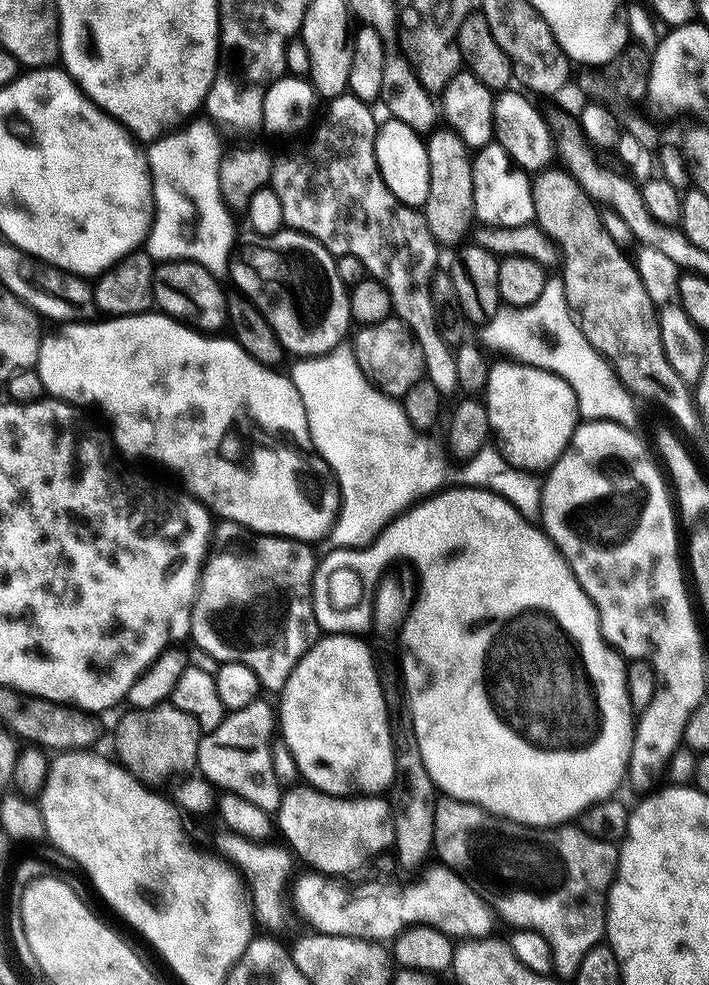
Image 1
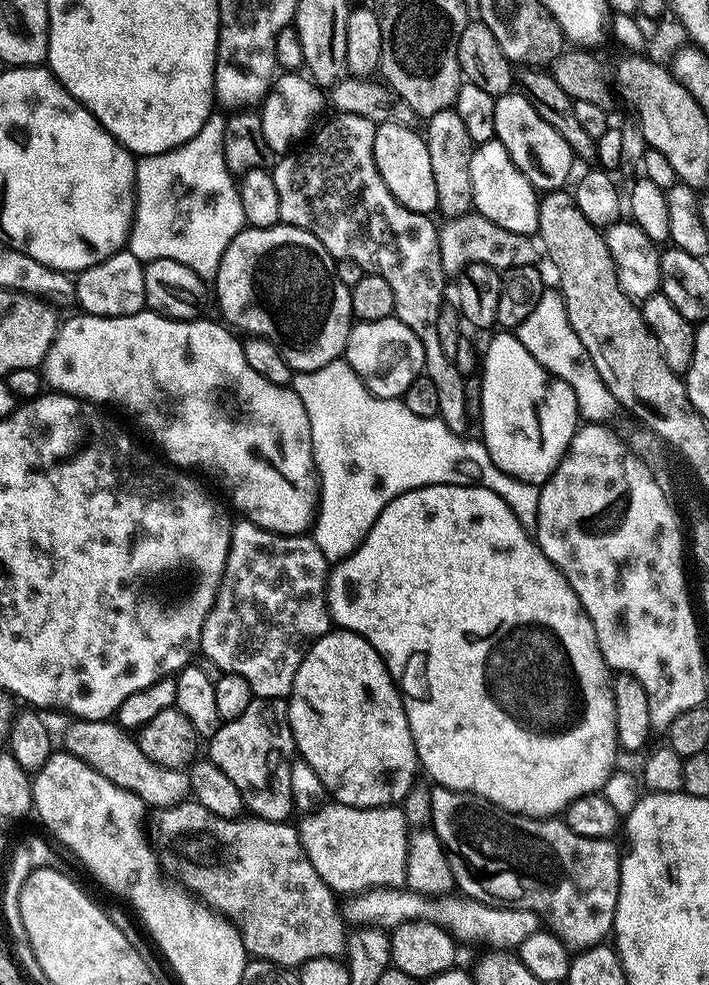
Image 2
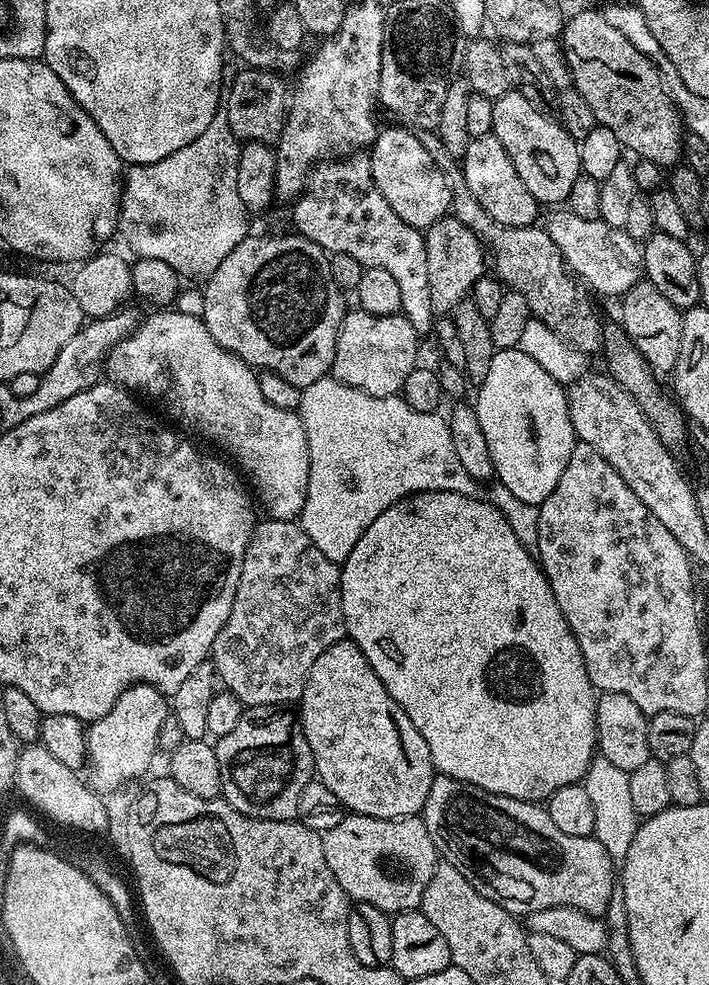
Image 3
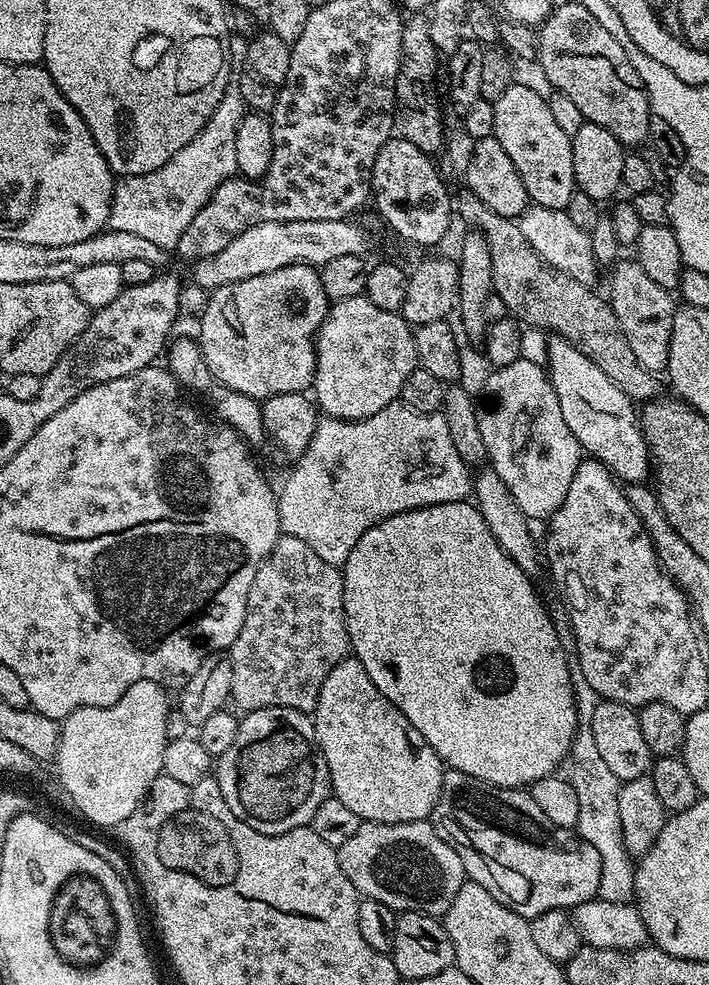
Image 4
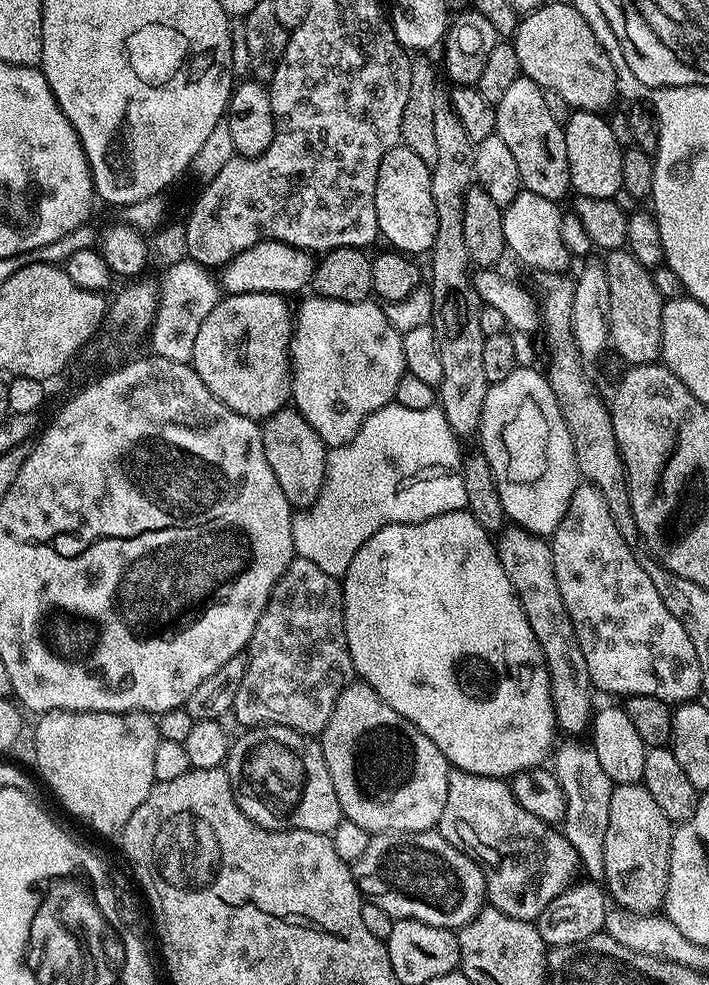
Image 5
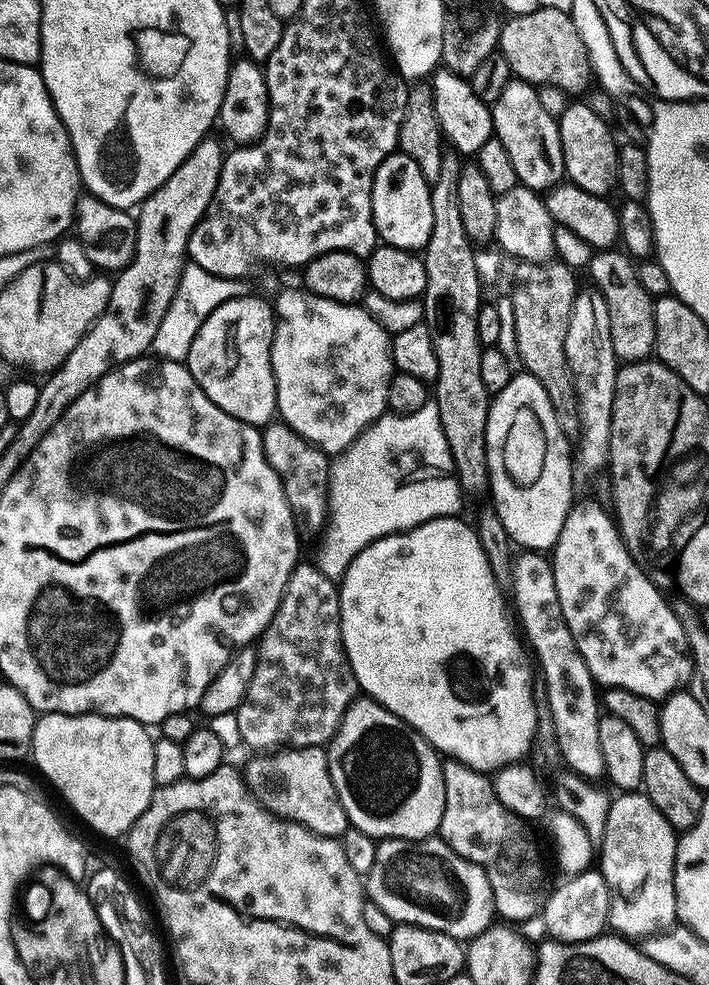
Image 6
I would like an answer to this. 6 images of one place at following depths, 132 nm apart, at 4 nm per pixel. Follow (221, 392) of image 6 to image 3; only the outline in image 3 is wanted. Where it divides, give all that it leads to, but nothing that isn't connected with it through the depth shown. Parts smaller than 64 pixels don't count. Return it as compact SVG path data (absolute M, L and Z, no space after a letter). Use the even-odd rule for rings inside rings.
M249 234L244 237L242 242L238 242L238 246L234 246L234 250L230 250L230 254L226 254L226 258L220 263L218 270L214 270L214 274L209 276L203 285L203 288L205 288L202 319L204 325L210 330L214 342L218 342L218 346L222 346L228 352L233 352L239 360L243 360L245 364L251 366L253 369L265 372L277 372L279 376L286 378L286 382L290 382L296 388L303 390L306 386L318 382L323 376L329 375L332 371L336 343L338 342L338 334L340 333L340 323L342 323L346 315L346 307L344 308L346 296L345 293L341 292L340 287L336 285L334 278L330 278L329 253L315 244L313 240L307 240L306 237L299 234L291 235L255 236L255 234ZM246 284L248 284L248 316L244 316L242 306L236 306L236 304L242 304L242 300L244 300Z

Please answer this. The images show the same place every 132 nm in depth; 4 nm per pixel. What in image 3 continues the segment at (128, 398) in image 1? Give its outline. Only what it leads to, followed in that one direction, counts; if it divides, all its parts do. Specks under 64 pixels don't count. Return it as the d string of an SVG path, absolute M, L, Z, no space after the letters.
M176 310L153 311L156 312L153 314L153 316L148 316L145 318L145 320L143 317L143 319L141 319L139 323L137 323L134 331L132 331L132 333L129 334L129 336L125 340L120 340L119 342L117 342L116 345L112 347L112 351L108 353L108 358L106 361L107 375L109 372L109 374L112 375L109 377L111 377L111 379L115 381L115 383L129 390L137 390L136 388L141 388L142 391L149 392L149 394L152 396L157 396L157 398L160 399L161 402L164 403L166 407L168 408L176 407L177 410L180 411L181 418L184 419L185 422L188 423L189 426L192 427L194 431L201 432L201 434L204 435L206 439L213 440L213 442L216 443L218 447L225 448L225 450L228 451L229 454L233 456L233 458L231 457L231 459L234 461L235 467L239 469L239 471L243 473L245 477L247 477L246 475L248 475L249 478L252 479L253 485L251 484L251 487L254 489L254 492L255 492L254 487L256 487L256 492L258 495L260 495L260 500L262 503L264 503L265 510L268 511L265 513L267 513L267 515L271 517L271 519L295 521L297 517L299 517L300 512L304 508L304 503L306 502L306 494L308 493L308 475L310 474L310 454L308 453L308 443L306 442L306 430L304 429L304 423L301 422L299 415L297 415L295 411L289 410L287 408L279 408L278 406L274 406L270 402L266 402L266 398L262 398L262 390L260 389L260 387L258 386L258 382L256 381L257 373L253 371L253 369L249 367L249 365L245 364L243 360L239 360L238 357L233 352L228 352L222 346L218 346L218 342L214 342L214 338L210 334L210 330L207 328L207 326L204 325L203 319L201 319L199 315L191 316L191 314L188 312L172 312L172 311L176 311Z

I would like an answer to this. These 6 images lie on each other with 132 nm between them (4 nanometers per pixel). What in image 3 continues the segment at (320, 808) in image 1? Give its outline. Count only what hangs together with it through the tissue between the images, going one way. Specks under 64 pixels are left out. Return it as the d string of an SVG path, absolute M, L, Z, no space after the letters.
M355 814L345 815L345 820L340 820L327 833L323 833L324 857L328 863L328 869L334 874L334 878L342 886L344 893L353 901L361 900L364 904L369 904L372 908L381 908L387 914L395 914L397 912L410 912L420 907L420 899L426 890L426 886L430 882L430 878L434 874L438 863L438 849L436 843L430 838L430 834L426 830L423 819L415 816L405 816L403 820L383 820L382 818L374 818L373 816L358 816Z

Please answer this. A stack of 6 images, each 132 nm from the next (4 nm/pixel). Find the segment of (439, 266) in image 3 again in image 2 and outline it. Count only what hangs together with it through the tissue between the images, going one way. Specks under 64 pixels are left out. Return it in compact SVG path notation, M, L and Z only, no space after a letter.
M475 210L445 219L443 223L438 228L440 262L449 277L459 276L468 264L485 264L497 270L507 270L541 263L542 245L536 236L514 234L514 230L494 226L494 222L490 222L490 218L480 215Z

